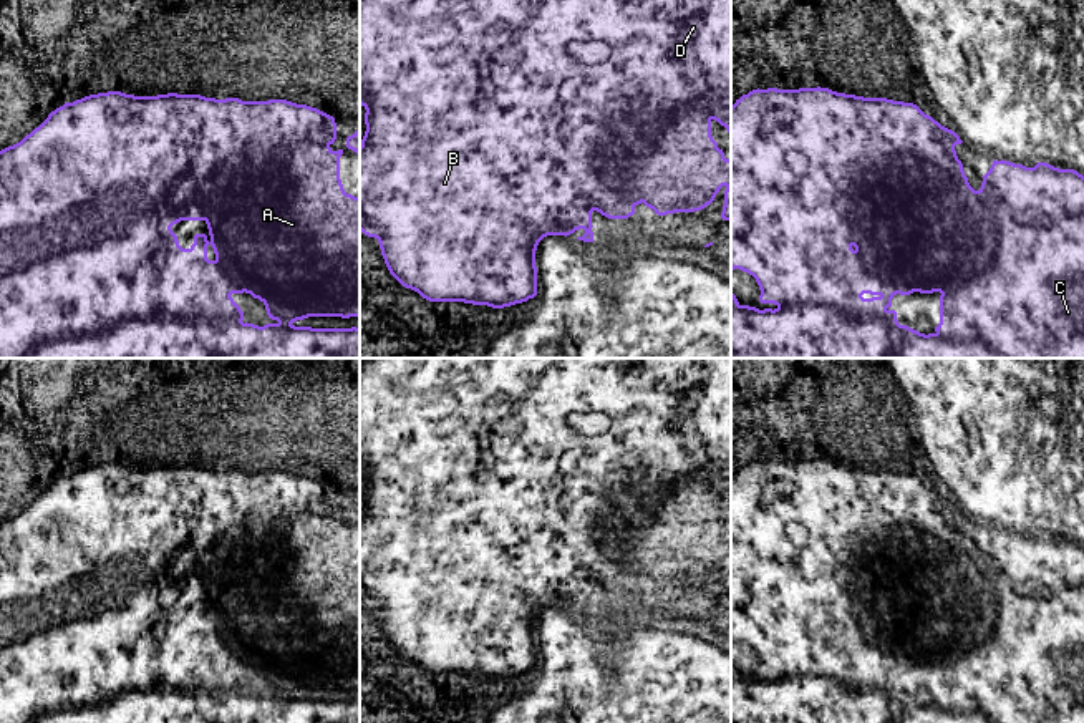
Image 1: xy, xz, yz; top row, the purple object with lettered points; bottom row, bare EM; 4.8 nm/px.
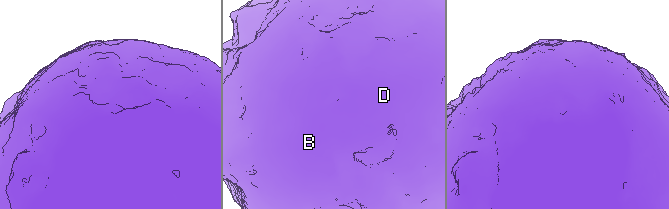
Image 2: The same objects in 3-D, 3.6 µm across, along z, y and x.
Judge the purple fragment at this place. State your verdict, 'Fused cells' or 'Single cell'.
Single cell

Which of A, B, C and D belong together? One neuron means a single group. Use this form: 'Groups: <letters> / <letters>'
Groups: A B C D

